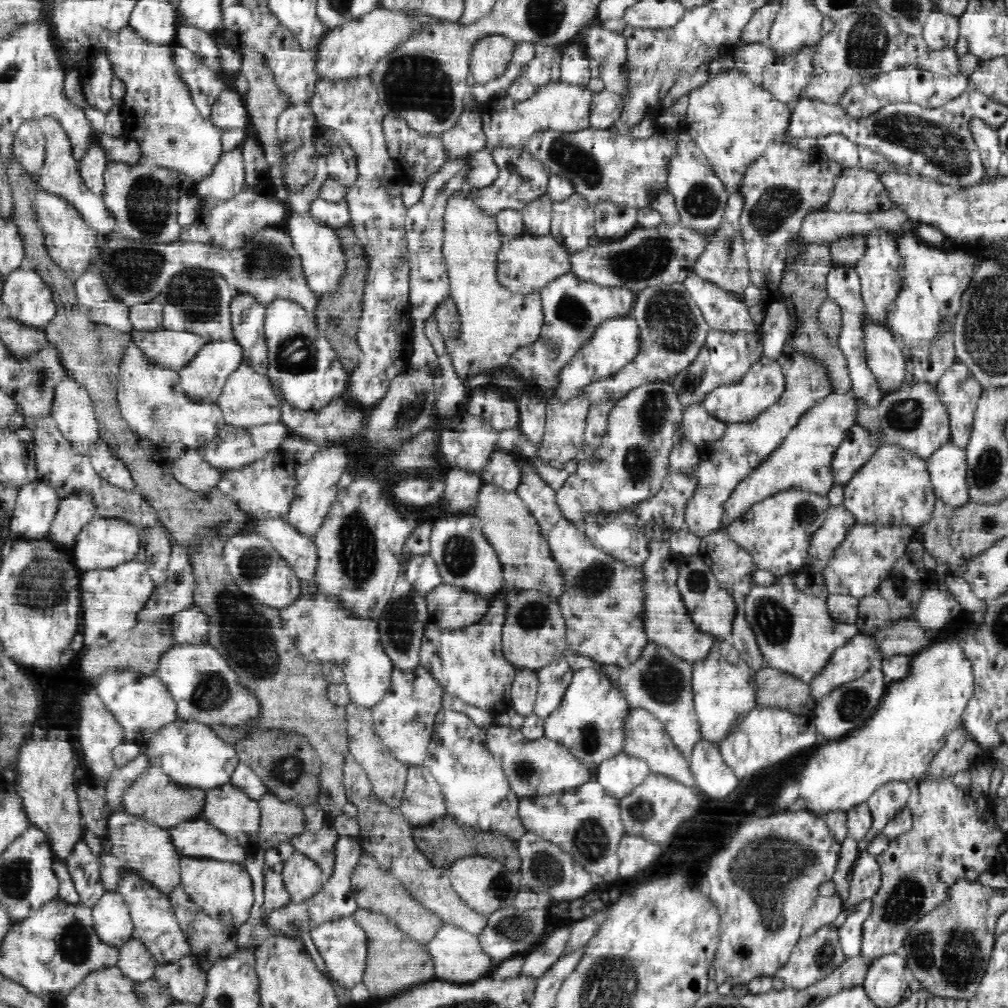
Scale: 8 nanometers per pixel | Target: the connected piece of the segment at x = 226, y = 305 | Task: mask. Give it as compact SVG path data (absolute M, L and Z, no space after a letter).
M194 269L185 270L171 280L155 297L162 304L163 330L190 332L208 338L211 342L233 342L235 332L231 324L231 302L228 284L218 273Z

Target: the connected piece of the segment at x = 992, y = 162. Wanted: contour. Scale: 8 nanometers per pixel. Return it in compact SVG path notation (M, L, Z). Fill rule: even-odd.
M971 118L968 128L987 166L986 181L992 181L999 174L998 165L1003 154L998 143L997 129L981 118Z

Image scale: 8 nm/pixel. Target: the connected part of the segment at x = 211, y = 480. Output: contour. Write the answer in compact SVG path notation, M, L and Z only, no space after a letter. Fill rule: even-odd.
M186 450L168 464L174 478L186 488L204 494L214 488L222 472L214 470L197 450Z

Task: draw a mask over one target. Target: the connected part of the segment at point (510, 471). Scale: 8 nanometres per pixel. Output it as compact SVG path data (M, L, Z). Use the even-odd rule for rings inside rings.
M501 448L493 451L481 470L480 477L485 482L502 487L508 492L515 492L520 482L520 469L516 463L516 456Z

